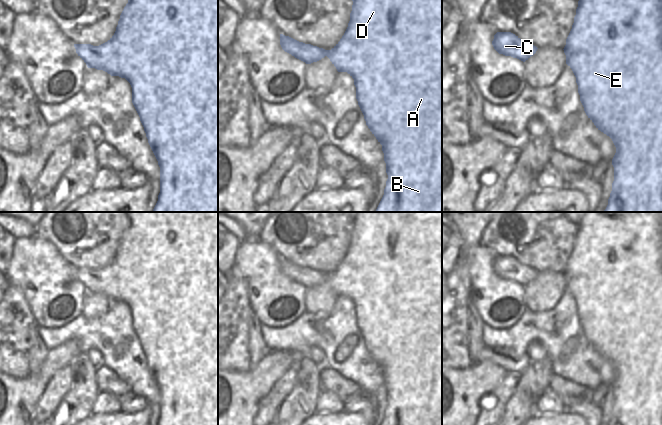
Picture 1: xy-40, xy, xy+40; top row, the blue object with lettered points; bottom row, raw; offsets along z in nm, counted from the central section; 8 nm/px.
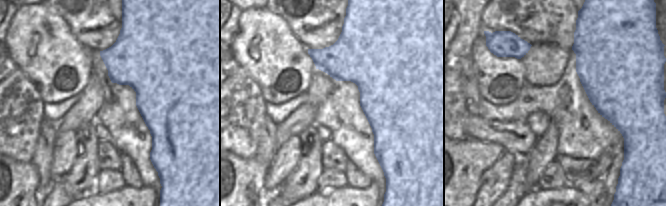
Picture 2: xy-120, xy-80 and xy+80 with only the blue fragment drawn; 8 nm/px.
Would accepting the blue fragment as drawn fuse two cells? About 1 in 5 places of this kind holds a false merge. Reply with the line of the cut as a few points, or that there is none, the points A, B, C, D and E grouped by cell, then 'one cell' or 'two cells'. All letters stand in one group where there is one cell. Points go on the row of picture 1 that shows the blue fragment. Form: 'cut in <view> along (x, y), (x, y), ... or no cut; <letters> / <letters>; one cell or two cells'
no cut; A B C D E; one cell

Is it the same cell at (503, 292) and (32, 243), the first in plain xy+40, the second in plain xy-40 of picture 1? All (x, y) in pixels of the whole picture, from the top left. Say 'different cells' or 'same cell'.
same cell

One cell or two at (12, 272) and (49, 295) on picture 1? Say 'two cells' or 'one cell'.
one cell

